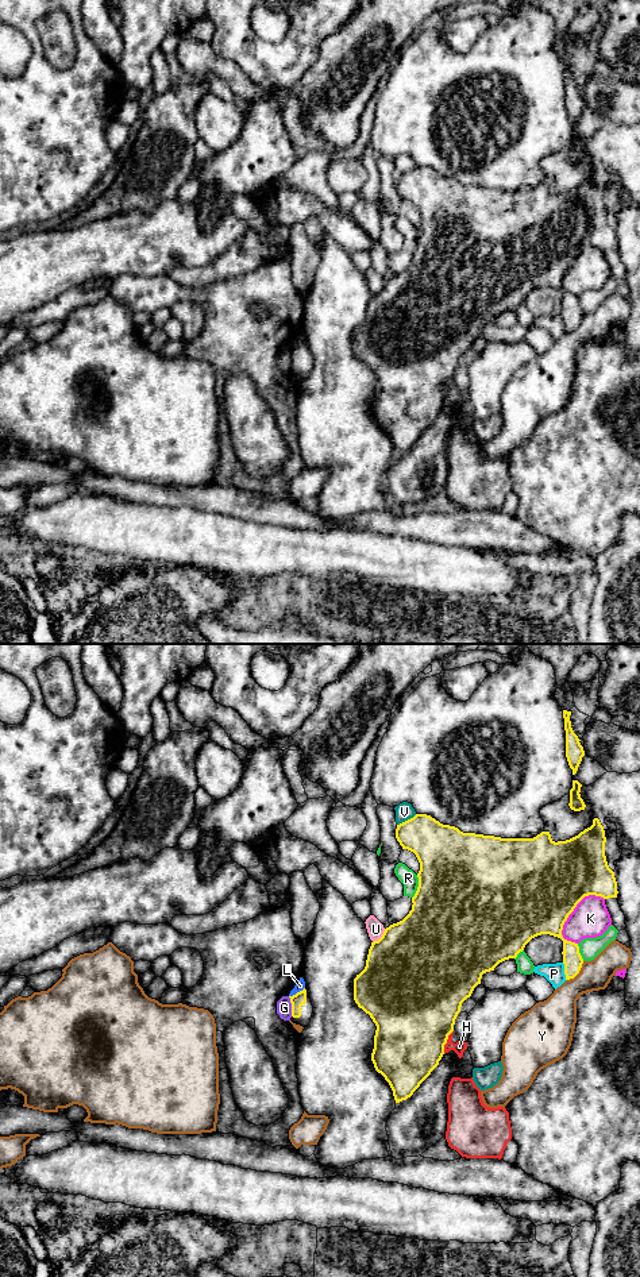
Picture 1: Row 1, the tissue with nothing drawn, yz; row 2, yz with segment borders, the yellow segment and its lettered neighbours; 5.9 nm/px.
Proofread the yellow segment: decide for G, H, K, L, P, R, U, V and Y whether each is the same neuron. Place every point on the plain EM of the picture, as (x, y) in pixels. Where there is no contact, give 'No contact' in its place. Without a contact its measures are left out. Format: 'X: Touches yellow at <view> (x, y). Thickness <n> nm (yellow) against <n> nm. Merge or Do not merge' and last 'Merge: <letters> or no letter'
G: Touches yellow at yz (292, 358). Thickness 80 nm (yellow) against 100 nm. Do not merge
H: Touches yellow at yz (446, 394). Thickness 480 nm (yellow) against 70 nm. Do not merge
K: Touches yellow at yz (575, 258). Thickness 500 nm (yellow) against 220 nm. Do not merge
L: Touches yellow at yz (297, 344). Thickness 80 nm (yellow) against 60 nm. Do not merge
P: Touches yellow at yz (565, 323). Thickness 120 nm (yellow) against 110 nm. Do not merge
R: Touches yellow at yz (417, 239). Thickness 500 nm (yellow) against 100 nm. Do not merge
U: Touches yellow at yz (381, 289). Thickness 500 nm (yellow) against 100 nm. Do not merge
V: Touches yellow at yz (408, 172). Thickness 300 nm (yellow) against 110 nm. Do not merge
Y: Touches yellow at yz (577, 325). Thickness 120 nm (yellow) against 200 nm. Do not merge
Merge: no letter

